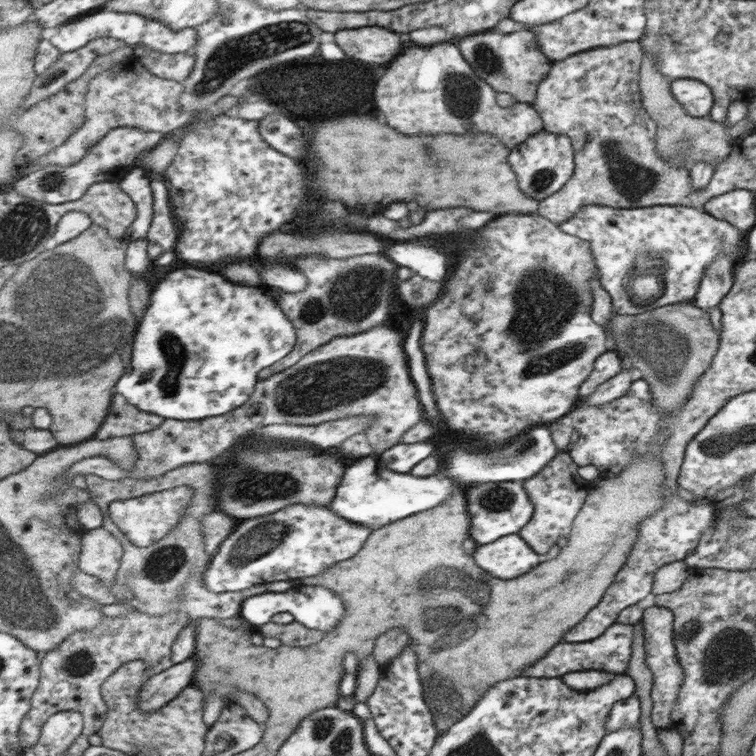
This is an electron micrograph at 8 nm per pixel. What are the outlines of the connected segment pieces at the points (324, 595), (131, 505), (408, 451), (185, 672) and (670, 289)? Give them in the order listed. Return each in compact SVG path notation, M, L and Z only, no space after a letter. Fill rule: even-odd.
M301 588L299 590L289 589L285 592L266 591L264 593L249 596L242 601L241 618L250 625L260 628L273 620L274 614L279 612L290 612L295 620L311 629L328 632L333 629L338 621L343 619L344 605L342 599L336 592L323 588Z
M191 486L156 492L130 500L116 500L111 503L111 516L115 523L130 537L130 540L142 548L152 546L166 538L182 522L193 505L194 492Z
M424 441L415 444L398 444L380 454L380 459L389 468L399 473L408 473L421 460L434 452L434 446Z
M197 657L177 663L172 668L154 675L149 687L141 694L141 707L146 712L156 712L179 698L183 690L193 686L198 672Z
M591 204L560 227L589 243L596 259L598 279L611 297L613 313L620 316L634 316L670 304L691 306L697 300L697 292L708 268L720 256L730 255L734 264L740 260L738 254L744 238L742 230L736 225L718 220L704 209L670 204L644 208L612 208Z

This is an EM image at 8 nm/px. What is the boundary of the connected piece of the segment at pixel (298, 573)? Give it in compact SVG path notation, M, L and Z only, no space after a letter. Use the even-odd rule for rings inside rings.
M292 504L266 516L238 521L215 510L201 520L205 551L211 556L202 576L206 593L244 591L278 581L324 574L334 564L352 559L374 528L346 520L328 505Z

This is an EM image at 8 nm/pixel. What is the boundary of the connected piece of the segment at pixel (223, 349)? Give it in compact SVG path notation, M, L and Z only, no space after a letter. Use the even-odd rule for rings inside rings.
M198 268L176 270L153 289L152 302L131 351L133 360L118 390L137 410L167 419L200 420L225 415L252 396L253 388L260 382L258 373L284 358L295 343L292 324L260 288L234 284L225 276Z

